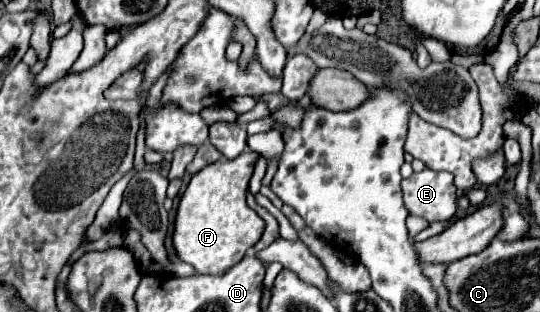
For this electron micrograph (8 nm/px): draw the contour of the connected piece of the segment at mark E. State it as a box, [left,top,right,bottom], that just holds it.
[402,169,456,221]

